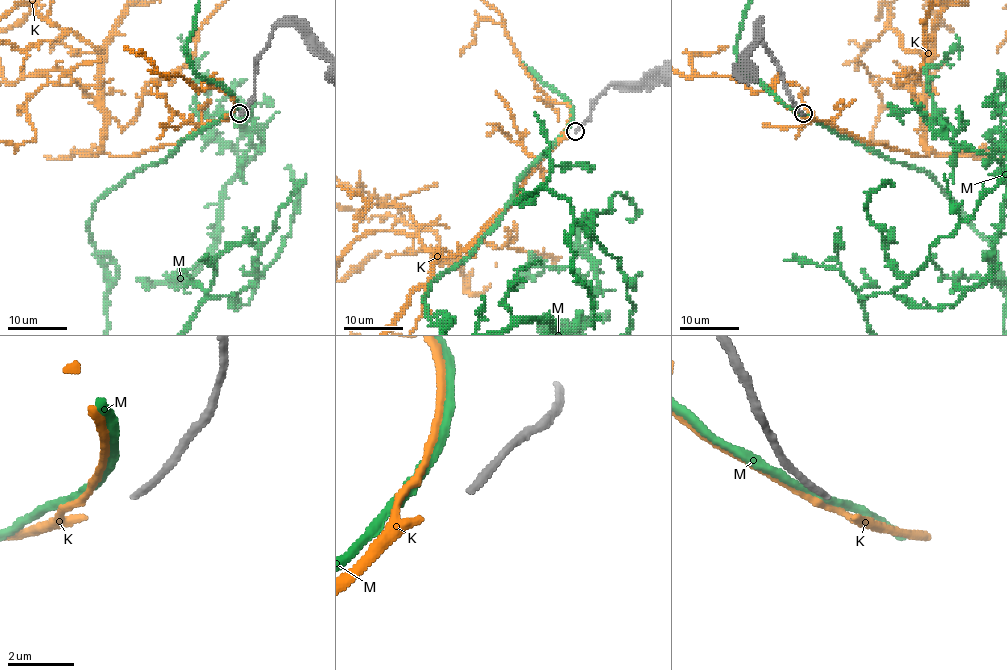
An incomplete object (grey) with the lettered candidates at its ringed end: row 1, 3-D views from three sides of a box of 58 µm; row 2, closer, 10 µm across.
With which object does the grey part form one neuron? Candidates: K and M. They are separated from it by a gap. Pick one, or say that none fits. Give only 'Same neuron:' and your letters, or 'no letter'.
Same neuron: K

